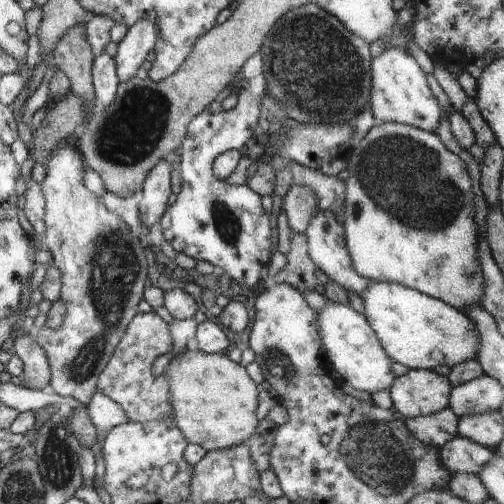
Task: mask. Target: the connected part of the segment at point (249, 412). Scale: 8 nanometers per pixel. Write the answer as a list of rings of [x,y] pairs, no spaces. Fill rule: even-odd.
[[[191,345],[169,362],[164,376],[170,390],[171,417],[188,443],[207,451],[248,443],[258,426],[256,409],[259,403],[257,384],[244,365],[232,362],[227,353],[206,354]]]

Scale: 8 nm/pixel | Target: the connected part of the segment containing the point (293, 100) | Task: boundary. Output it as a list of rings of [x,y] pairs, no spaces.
[[[313,1],[286,12],[278,18],[266,34],[262,48],[263,75],[267,84],[267,101],[276,100],[288,118],[299,122],[300,125],[350,124],[355,126],[356,116],[366,110],[370,103],[372,92],[372,71],[370,45],[362,38],[354,36],[332,14],[328,14],[318,3]]]

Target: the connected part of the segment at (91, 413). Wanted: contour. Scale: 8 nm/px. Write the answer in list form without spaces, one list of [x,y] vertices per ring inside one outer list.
[[[96,392],[87,406],[88,416],[95,423],[96,430],[103,439],[112,428],[128,421],[126,413],[118,402],[100,392]]]

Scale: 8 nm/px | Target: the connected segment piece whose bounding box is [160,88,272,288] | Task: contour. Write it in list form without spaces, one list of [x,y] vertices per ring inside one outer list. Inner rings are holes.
[[[245,88],[239,92],[238,102],[230,111],[212,114],[208,108],[190,120],[179,148],[182,187],[177,200],[168,206],[160,220],[164,239],[176,252],[220,266],[227,279],[248,288],[265,277],[272,256],[272,222],[270,216],[264,214],[261,196],[247,183],[228,184],[216,178],[212,168],[217,155],[244,146],[254,136],[264,102],[264,97],[255,97]]]

